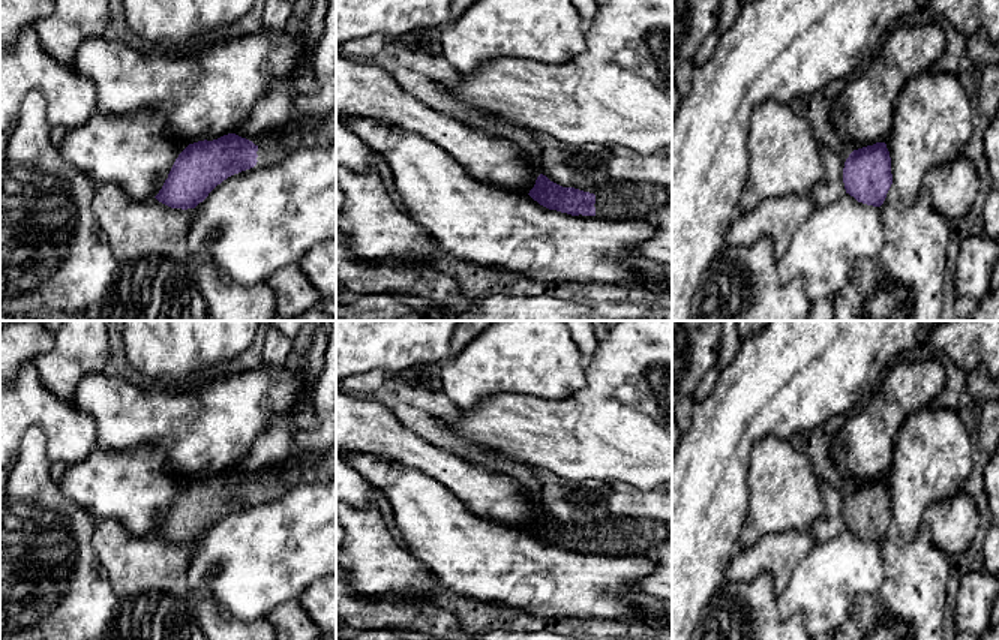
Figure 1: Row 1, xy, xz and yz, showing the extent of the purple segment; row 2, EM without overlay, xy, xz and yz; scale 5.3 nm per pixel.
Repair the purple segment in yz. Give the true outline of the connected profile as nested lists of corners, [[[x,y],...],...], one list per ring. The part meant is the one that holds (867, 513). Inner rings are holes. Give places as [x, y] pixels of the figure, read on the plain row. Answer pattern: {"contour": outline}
{"contour": [[[885,478],[854,486],[844,498],[846,529],[858,538],[880,543],[892,520],[891,493]]]}

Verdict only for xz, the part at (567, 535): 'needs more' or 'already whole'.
needs more

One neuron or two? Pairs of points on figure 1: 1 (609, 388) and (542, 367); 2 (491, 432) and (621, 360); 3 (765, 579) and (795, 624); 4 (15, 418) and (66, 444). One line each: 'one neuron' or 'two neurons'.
1: two neurons
2: one neuron
3: one neuron
4: one neuron

